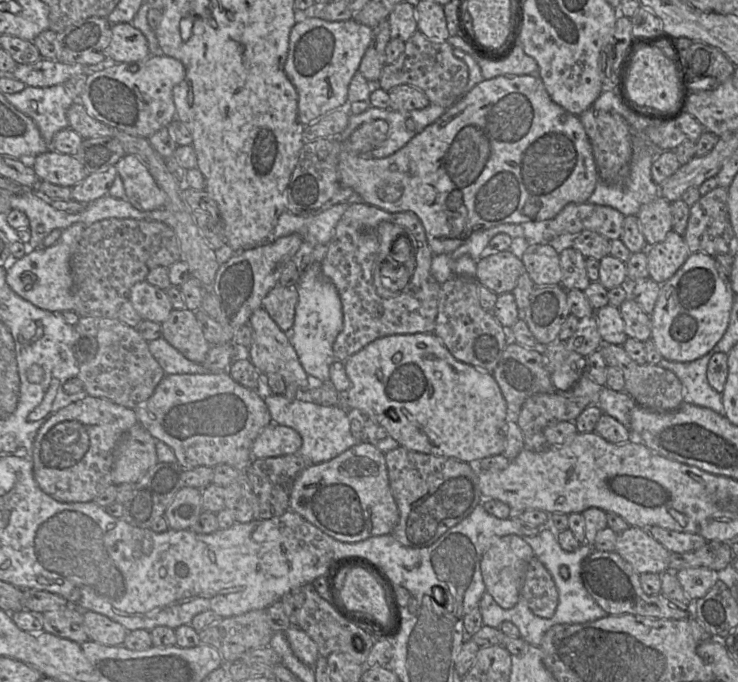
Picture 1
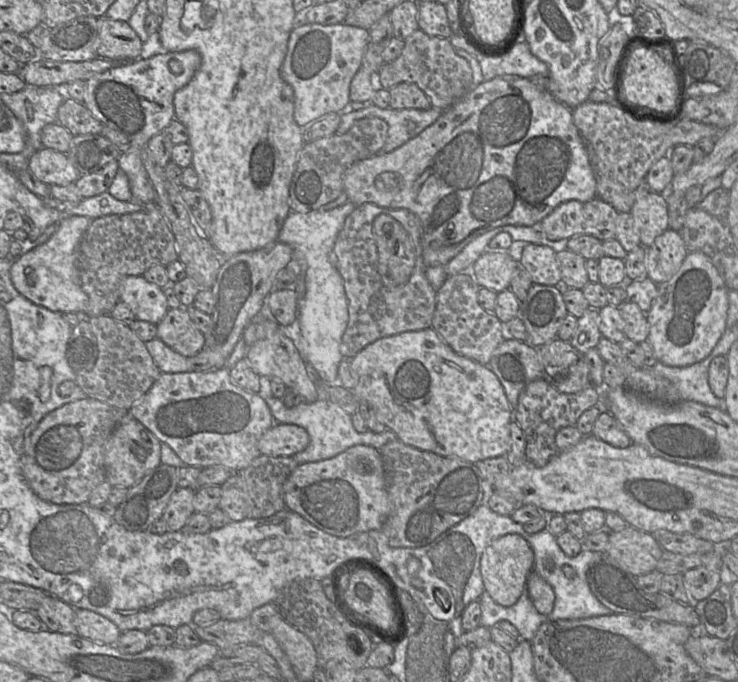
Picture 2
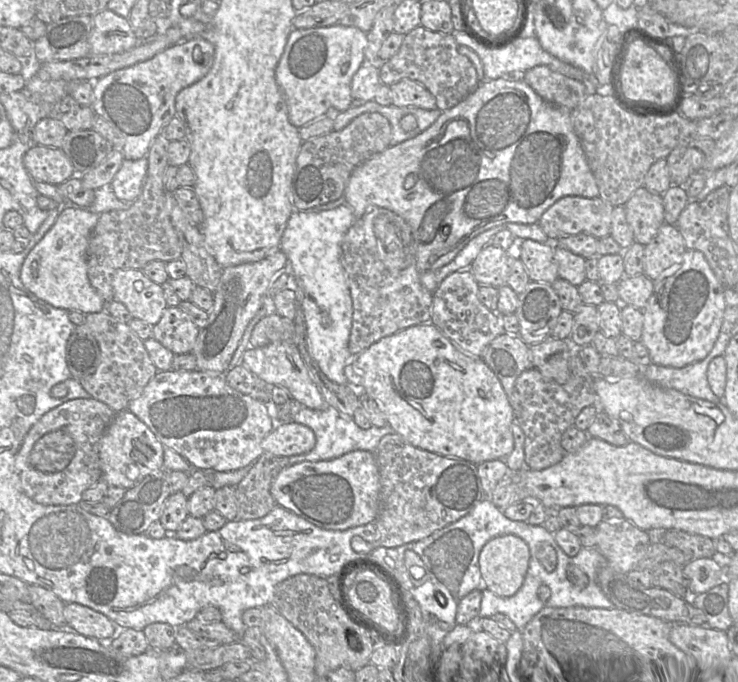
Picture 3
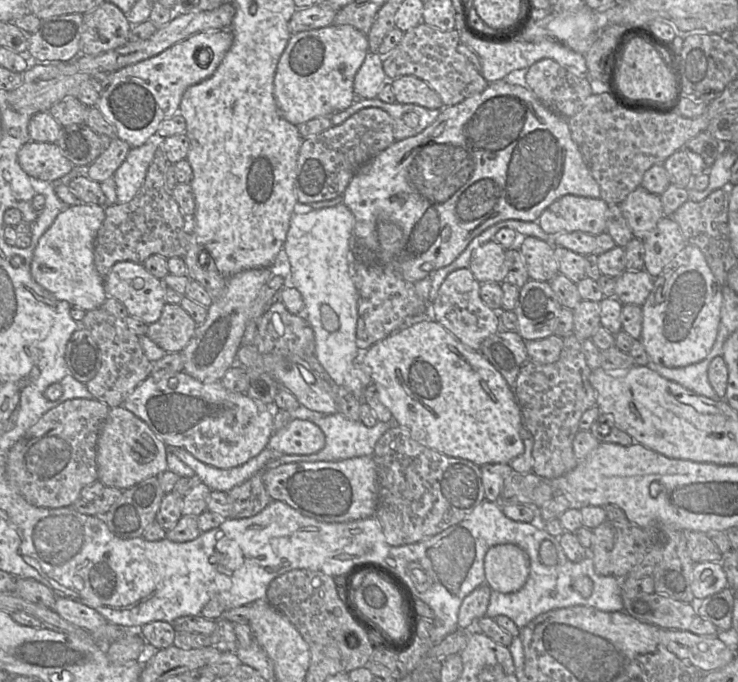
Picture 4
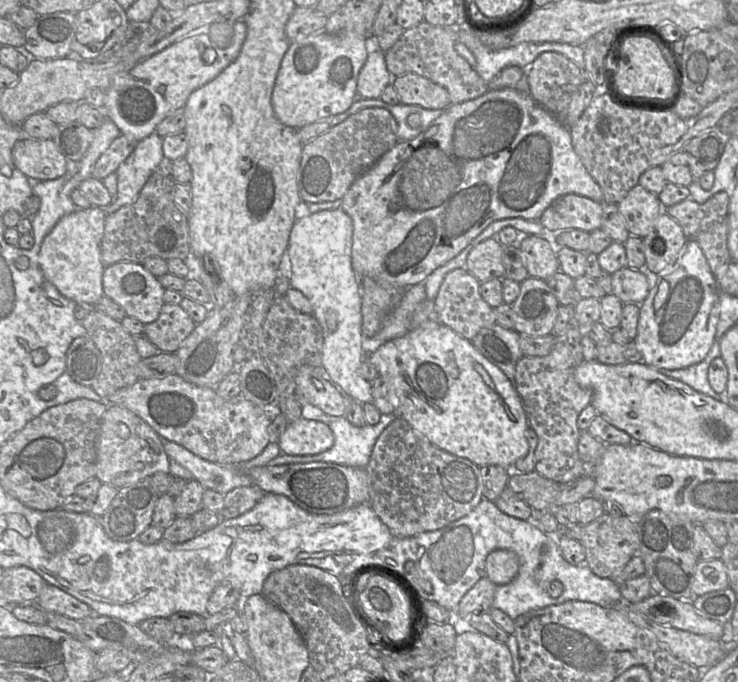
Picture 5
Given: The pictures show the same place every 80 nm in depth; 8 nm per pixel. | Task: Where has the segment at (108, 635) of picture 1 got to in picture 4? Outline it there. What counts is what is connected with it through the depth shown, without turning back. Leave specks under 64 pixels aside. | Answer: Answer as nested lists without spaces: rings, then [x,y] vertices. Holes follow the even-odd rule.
[[[56,597],[53,610],[66,621],[90,633],[108,622],[95,609],[65,597]]]

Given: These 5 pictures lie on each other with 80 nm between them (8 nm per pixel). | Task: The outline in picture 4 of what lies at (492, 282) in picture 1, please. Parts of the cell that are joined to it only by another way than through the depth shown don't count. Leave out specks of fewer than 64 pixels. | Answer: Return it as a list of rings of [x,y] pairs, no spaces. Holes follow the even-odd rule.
[[[488,241],[474,250],[469,265],[478,282],[502,283],[506,279],[506,249],[495,241]]]

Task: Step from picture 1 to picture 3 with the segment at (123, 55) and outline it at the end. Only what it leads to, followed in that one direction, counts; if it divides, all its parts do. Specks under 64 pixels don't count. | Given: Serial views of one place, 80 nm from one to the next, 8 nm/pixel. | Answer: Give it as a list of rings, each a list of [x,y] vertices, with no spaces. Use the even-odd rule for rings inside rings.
[[[109,9],[92,17],[89,51],[93,55],[112,55],[128,51],[139,43],[129,21]]]

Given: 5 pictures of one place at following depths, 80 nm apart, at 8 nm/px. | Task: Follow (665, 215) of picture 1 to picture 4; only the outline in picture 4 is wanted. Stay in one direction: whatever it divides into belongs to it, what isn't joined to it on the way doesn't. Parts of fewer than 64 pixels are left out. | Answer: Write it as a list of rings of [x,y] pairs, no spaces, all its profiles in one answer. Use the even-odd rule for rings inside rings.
[[[643,186],[631,192],[619,206],[637,239],[645,239],[664,216],[661,195],[650,193]]]

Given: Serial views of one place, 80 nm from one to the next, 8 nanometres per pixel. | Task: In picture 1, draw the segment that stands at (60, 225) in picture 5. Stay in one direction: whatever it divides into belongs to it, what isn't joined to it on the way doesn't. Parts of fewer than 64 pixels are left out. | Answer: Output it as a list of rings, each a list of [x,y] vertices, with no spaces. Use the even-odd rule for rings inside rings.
[[[83,223],[62,230],[57,242],[48,248],[37,248],[21,259],[11,260],[6,266],[6,283],[21,298],[50,312],[74,311],[70,257],[85,229]]]

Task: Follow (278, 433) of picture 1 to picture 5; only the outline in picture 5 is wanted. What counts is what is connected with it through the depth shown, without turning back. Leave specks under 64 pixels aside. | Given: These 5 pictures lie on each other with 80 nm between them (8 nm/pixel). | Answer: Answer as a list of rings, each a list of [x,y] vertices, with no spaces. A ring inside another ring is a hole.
[[[300,418],[289,423],[277,443],[282,453],[288,455],[315,455],[330,449],[334,441],[328,424]]]

